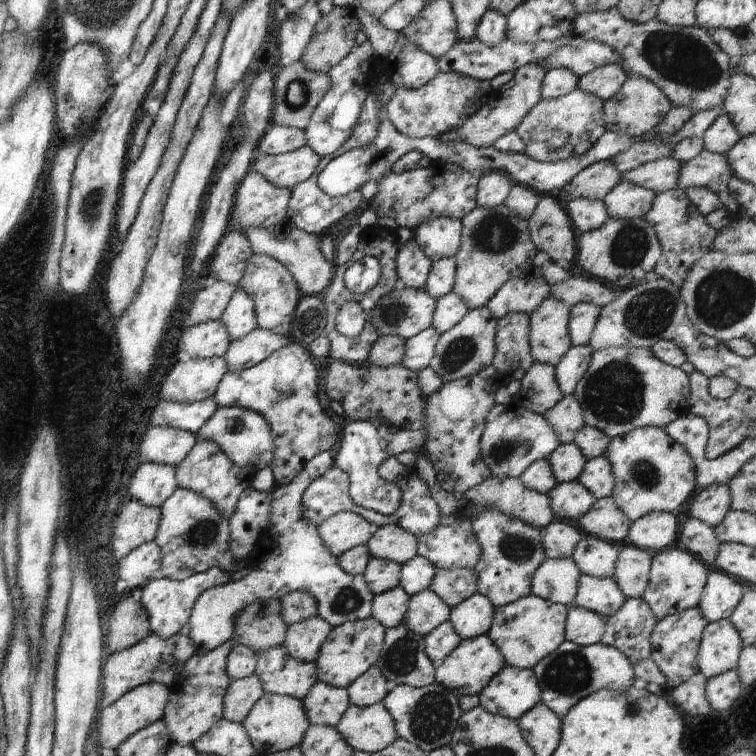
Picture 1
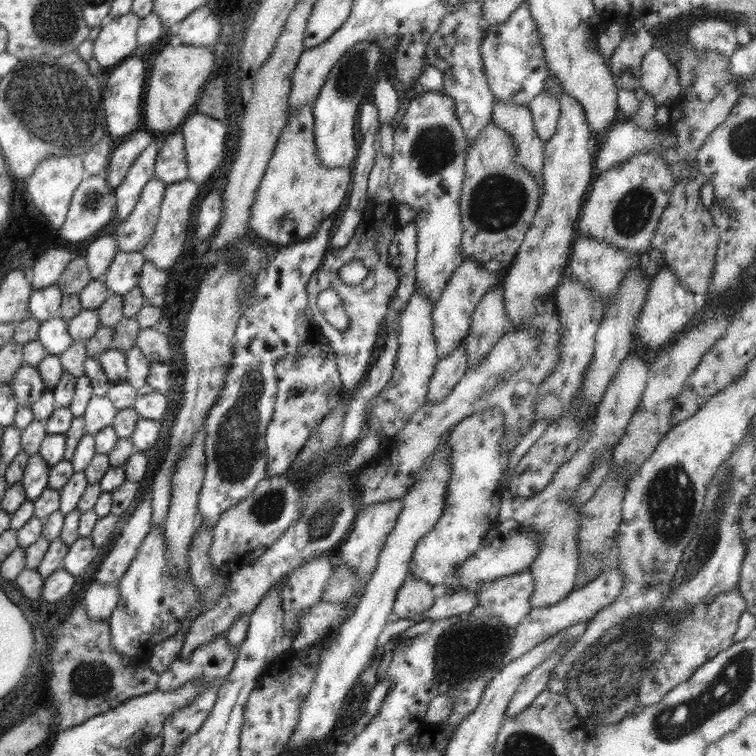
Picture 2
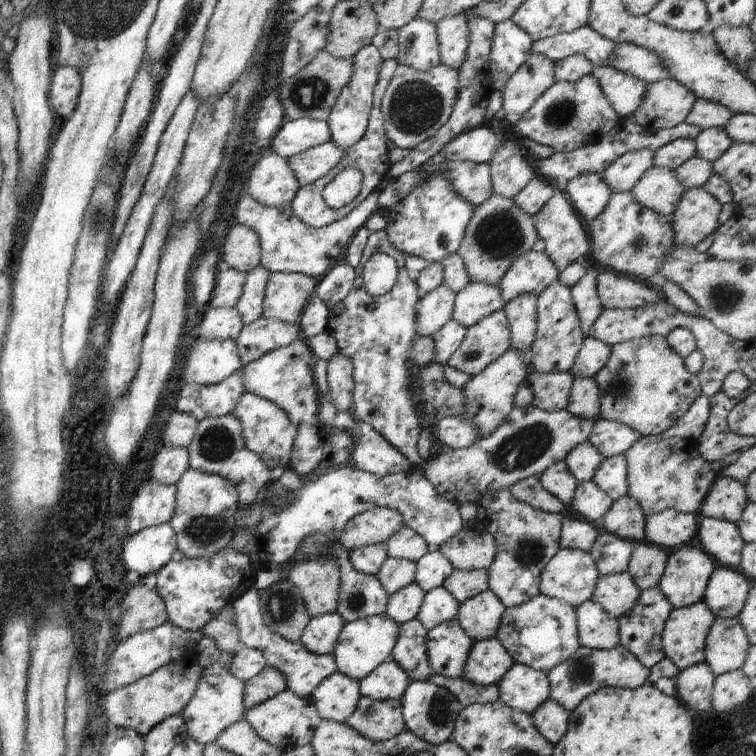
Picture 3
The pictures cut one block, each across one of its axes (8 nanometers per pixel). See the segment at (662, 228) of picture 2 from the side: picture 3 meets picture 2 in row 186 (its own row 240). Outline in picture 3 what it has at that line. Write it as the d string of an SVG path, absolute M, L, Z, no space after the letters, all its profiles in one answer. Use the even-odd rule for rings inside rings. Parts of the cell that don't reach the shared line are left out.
M703 187L684 189L671 217L675 246L695 247L718 228L722 205Z

